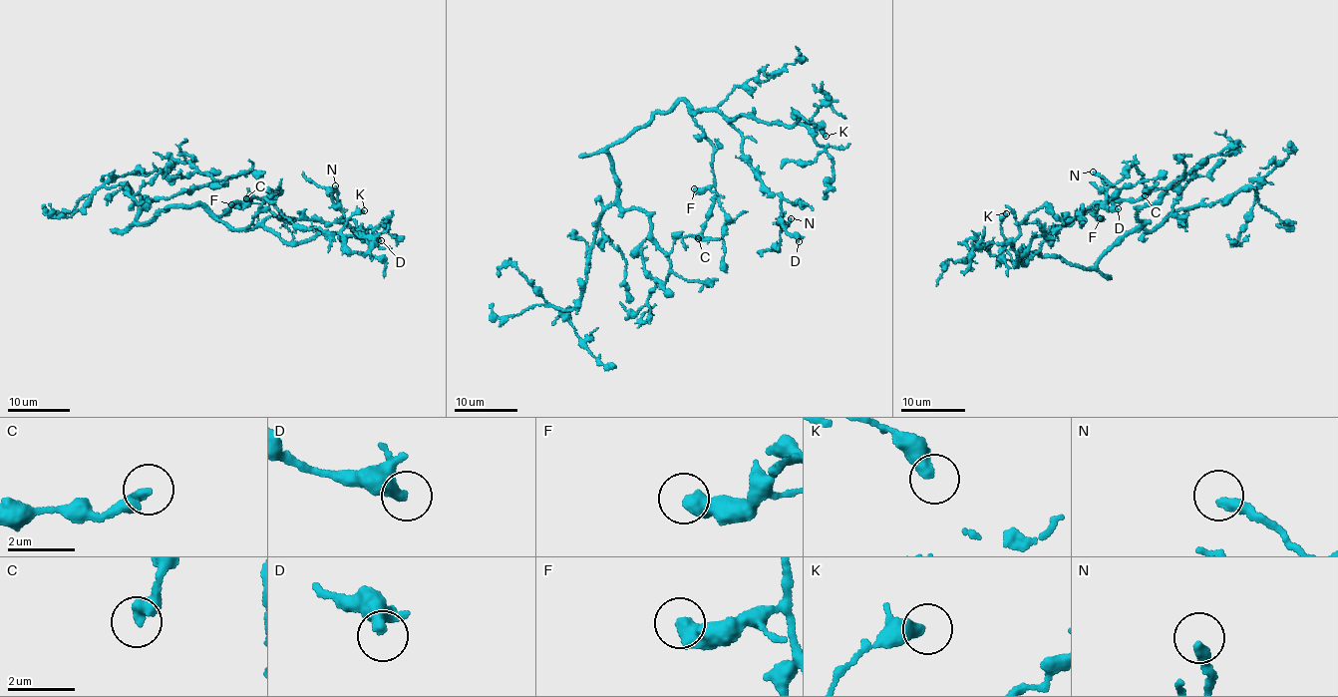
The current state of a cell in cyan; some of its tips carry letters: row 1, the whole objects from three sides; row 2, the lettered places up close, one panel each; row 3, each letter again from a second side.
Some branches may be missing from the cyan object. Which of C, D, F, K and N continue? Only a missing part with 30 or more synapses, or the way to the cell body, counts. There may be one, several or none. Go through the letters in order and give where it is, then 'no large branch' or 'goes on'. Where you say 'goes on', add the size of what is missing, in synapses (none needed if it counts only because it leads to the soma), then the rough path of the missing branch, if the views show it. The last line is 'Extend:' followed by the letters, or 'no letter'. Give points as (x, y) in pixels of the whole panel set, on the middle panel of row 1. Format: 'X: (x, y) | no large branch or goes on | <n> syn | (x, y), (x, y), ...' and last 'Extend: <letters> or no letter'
C: (698, 238) | no large branch
D: (799, 241) | no large branch
F: (694, 188) | no large branch
K: (826, 136) | no large branch
N: (791, 218) | no large branch
Extend: no letter

